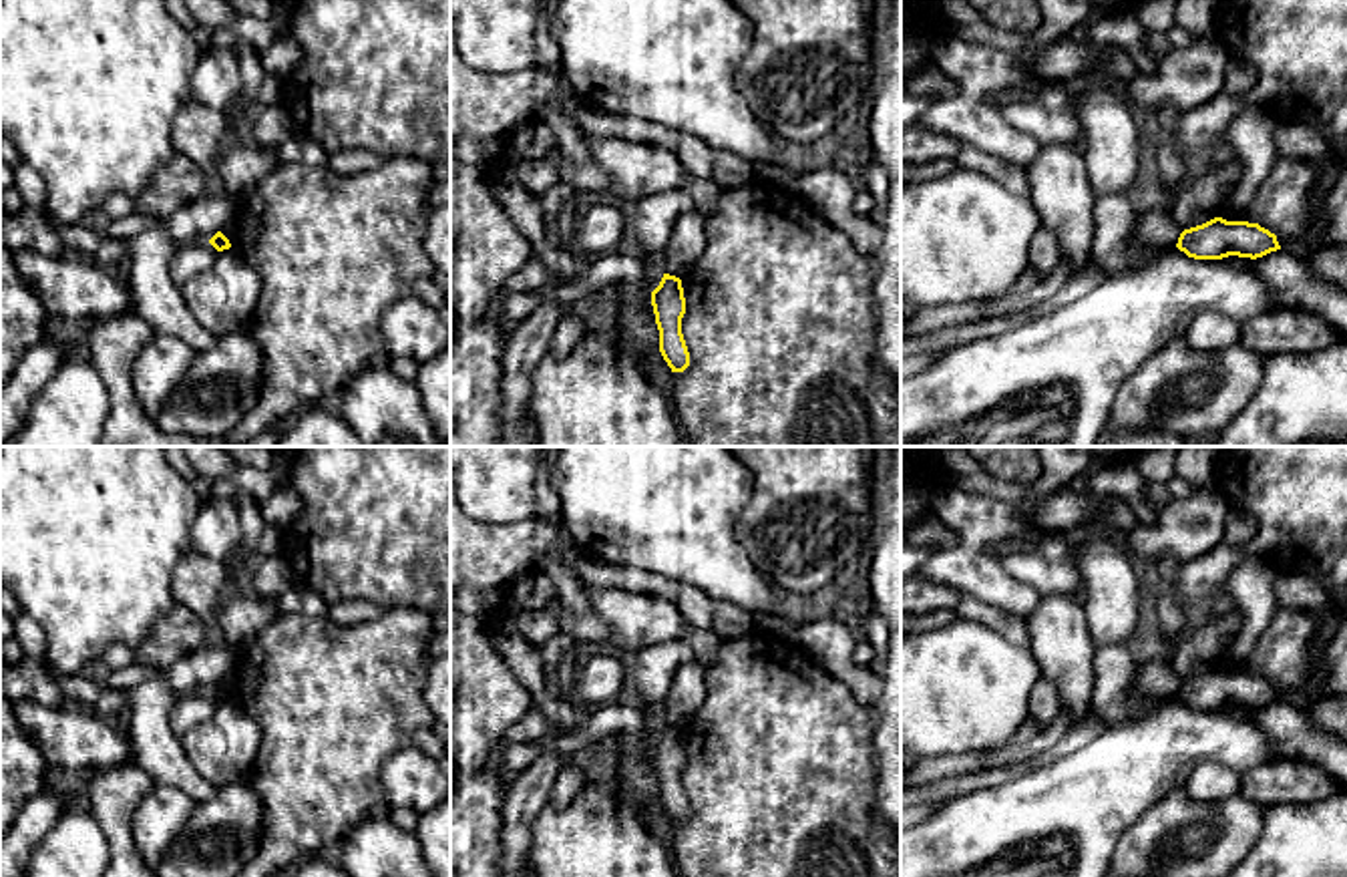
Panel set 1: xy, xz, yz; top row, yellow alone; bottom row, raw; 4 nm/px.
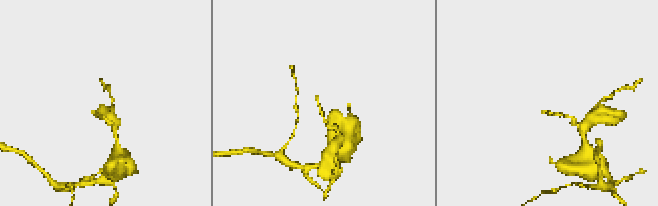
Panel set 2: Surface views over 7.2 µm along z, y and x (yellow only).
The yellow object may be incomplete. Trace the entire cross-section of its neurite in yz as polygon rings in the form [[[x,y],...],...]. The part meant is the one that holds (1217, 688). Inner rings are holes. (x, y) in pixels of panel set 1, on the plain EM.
[[[1222,668],[1184,680],[1176,698],[1194,710],[1222,710],[1228,706],[1257,710],[1281,700],[1277,686],[1259,674],[1226,672]]]

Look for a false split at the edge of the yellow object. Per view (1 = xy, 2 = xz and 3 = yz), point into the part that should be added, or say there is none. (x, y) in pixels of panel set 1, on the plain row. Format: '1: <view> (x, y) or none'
1: none
2: none
3: none

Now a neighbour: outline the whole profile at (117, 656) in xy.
[[[111,644],[107,650],[105,650],[105,654],[103,654],[103,658],[101,658],[105,664],[107,664],[107,668],[111,668],[111,670],[123,670],[123,668],[127,668],[127,666],[131,666],[133,662],[135,662],[135,650],[133,648],[129,648],[127,644]]]

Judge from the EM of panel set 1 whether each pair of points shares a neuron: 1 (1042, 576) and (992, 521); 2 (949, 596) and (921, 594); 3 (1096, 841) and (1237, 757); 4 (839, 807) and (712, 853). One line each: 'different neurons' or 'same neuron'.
1: different neurons
2: same neuron
3: same neuron
4: same neuron

